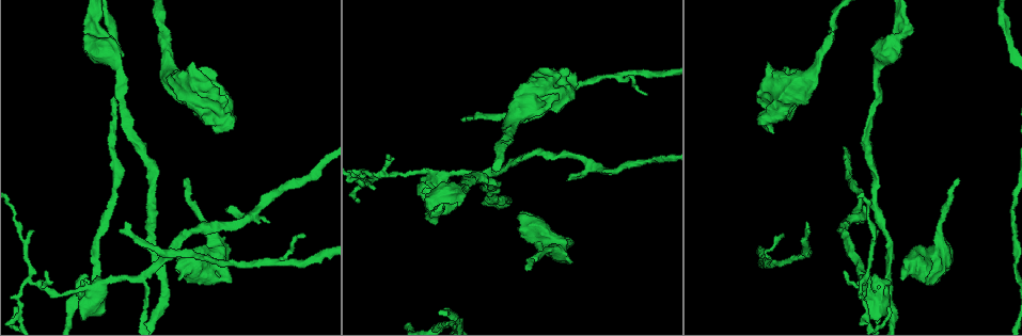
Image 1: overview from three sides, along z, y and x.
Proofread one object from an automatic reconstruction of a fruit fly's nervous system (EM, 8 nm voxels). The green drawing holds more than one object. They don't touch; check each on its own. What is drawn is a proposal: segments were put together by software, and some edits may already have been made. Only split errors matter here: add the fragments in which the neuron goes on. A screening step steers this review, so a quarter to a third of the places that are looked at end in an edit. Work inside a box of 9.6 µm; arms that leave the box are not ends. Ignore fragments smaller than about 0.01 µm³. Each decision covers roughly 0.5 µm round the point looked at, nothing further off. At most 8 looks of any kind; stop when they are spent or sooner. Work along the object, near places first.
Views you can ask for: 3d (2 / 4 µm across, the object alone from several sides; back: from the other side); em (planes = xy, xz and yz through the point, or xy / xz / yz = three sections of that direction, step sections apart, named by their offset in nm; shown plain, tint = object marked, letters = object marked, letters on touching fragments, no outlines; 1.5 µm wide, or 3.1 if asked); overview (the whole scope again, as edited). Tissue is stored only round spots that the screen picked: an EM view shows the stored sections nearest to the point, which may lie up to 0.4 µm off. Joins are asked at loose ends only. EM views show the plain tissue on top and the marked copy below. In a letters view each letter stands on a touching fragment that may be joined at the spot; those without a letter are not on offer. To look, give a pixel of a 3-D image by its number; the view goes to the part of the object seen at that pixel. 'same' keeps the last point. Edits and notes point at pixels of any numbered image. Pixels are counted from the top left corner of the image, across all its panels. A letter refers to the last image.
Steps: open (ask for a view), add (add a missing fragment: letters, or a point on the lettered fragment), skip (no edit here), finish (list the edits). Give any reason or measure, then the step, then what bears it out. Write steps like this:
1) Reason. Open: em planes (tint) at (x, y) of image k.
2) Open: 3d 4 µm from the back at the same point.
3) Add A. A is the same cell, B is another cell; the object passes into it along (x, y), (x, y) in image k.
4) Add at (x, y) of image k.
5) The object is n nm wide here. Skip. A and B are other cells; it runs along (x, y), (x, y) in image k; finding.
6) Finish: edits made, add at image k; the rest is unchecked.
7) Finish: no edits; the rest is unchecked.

Branch stops here. Open: em planes (letters) at (570, 179) of image 1.

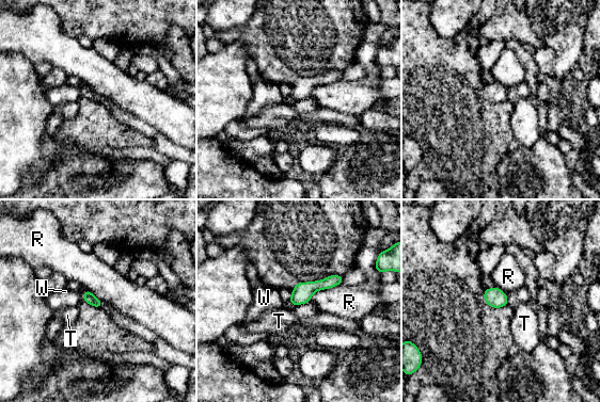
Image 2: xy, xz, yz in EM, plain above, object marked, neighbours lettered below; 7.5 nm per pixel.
Add W. W is the same cell, R and T are other cells; the object passes into it along (89, 298), (83, 296), (59, 300) in image 2; it goes on there.

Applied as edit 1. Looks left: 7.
Tapers out. Open: 3d 4 µm at (957, 177) of image 1.

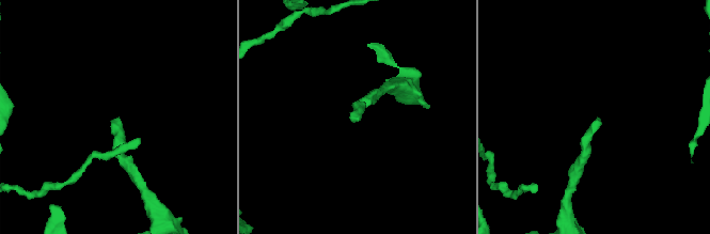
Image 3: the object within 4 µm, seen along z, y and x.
Now the EM. Open: em planes (letters) at (596, 119) of image 3.

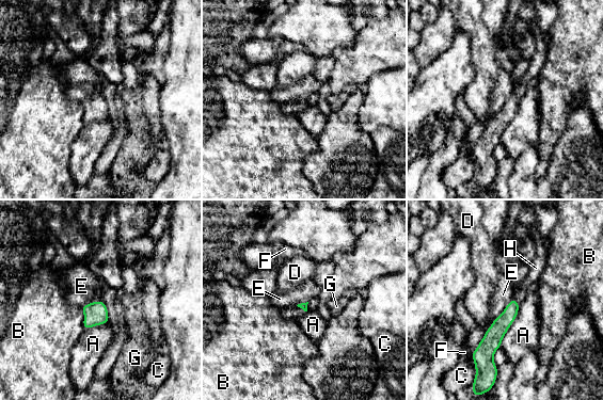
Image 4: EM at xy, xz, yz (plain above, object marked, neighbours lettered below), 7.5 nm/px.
Add H. H is the same cell, A, B, C, D, E, F and G are other cells; the object passes into it along (500, 326), (514, 300), (534, 274) in image 4; it goes on there.

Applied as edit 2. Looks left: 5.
Branch stops here. Open: 3d 2 µm at (762, 103) of image 1.

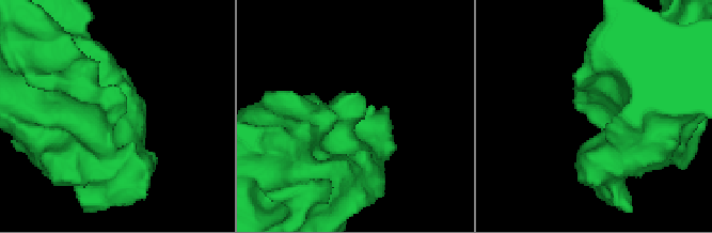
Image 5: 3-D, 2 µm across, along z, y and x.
Open: em xy step 4 (letters) at (124, 110) of image 5.

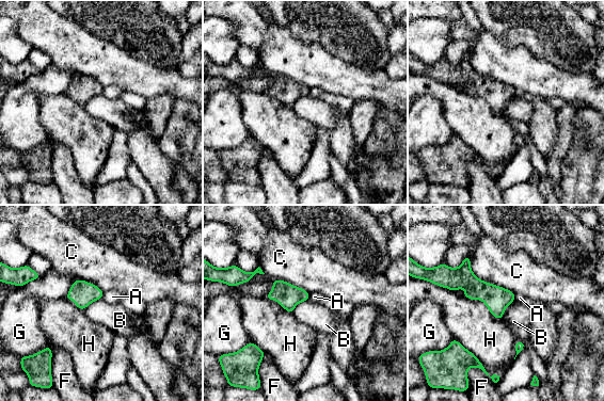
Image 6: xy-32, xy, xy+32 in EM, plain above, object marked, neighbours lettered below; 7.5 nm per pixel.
Cut it another way. Open: em planes (letters) at the same point.

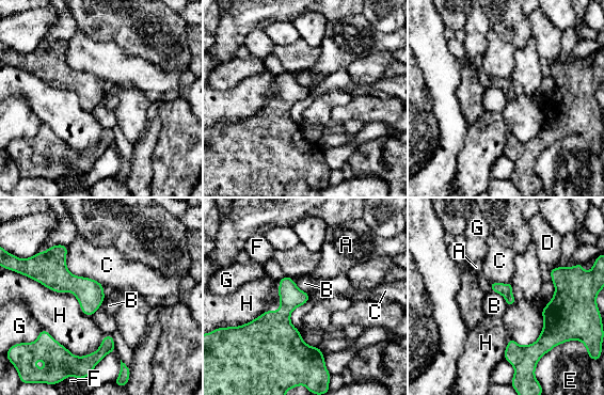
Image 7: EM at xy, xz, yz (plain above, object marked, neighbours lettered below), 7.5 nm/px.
Skip. A, B, C, D, E, F, G and H are other cells; a border runs along (291, 278), (296, 285), (310, 296) in image 7; none of them fits.

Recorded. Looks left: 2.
Finish: edits made, add at image 2, add at image 4; the rest is unchecked.

